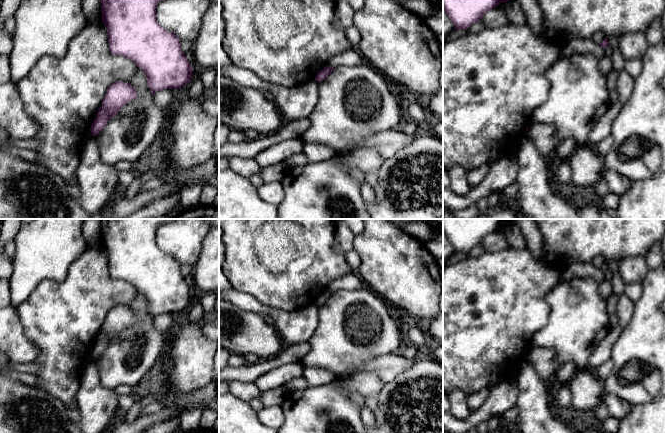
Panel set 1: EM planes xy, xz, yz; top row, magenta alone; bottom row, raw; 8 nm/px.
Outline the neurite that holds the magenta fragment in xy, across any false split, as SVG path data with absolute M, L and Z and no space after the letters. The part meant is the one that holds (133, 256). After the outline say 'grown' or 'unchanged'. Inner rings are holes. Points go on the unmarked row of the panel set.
M101 219L102 246L108 255L108 268L113 279L133 285L147 302L153 318L188 308L193 293L181 273L180 263L161 251L156 244L158 227L176 219Z; unchanged

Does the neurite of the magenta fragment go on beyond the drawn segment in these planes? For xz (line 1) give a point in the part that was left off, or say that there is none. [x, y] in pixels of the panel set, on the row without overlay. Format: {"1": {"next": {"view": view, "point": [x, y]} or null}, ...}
{"1": {"next": null}}

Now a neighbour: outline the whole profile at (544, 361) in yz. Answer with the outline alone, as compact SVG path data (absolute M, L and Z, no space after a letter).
M531 348L526 360L547 385L559 368L554 348Z

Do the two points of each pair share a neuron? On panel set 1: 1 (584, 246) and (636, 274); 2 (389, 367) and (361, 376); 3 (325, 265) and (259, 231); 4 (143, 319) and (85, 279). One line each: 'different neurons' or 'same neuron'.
1: different neurons
2: same neuron
3: same neuron
4: different neurons

